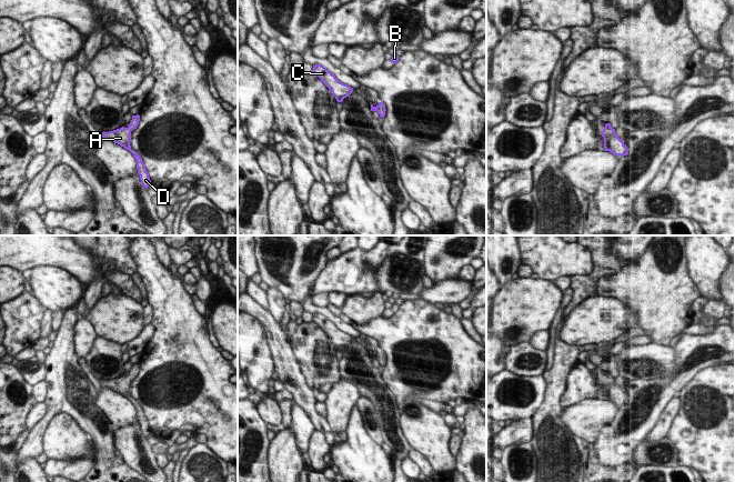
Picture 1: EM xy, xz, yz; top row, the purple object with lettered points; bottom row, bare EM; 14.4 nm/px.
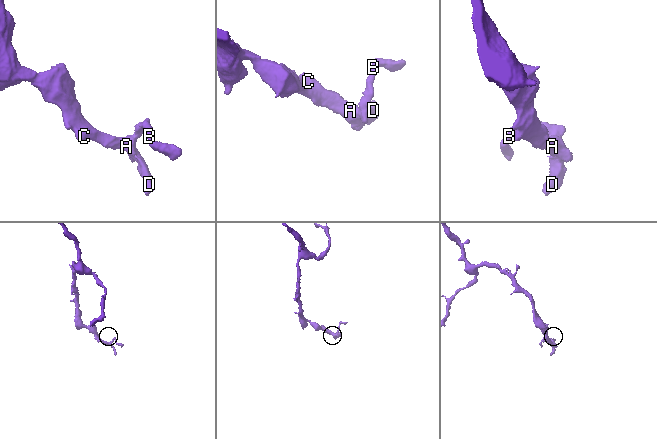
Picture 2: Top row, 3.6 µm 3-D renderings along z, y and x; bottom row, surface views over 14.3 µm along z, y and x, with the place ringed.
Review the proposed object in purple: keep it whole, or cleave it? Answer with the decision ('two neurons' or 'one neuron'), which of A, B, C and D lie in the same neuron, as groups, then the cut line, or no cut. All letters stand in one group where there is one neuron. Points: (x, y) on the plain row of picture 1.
one neuron; A B C D; no cut

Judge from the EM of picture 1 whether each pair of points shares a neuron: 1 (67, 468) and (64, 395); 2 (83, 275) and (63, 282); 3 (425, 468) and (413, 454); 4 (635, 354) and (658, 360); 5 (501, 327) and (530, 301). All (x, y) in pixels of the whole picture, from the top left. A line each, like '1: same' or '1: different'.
1: different
2: different
3: same
4: same
5: same

